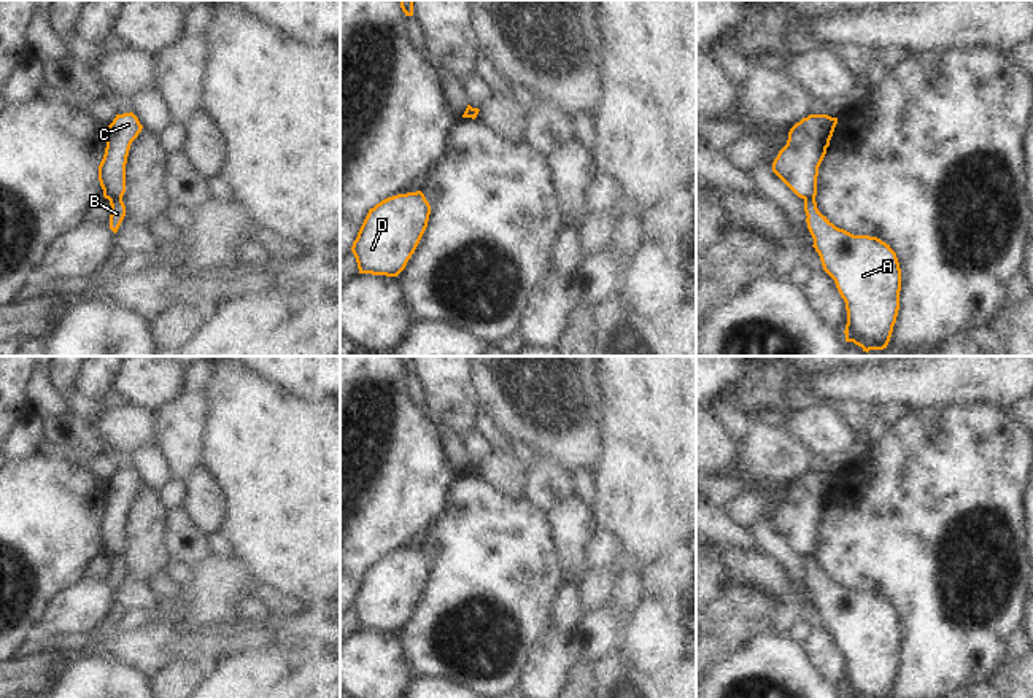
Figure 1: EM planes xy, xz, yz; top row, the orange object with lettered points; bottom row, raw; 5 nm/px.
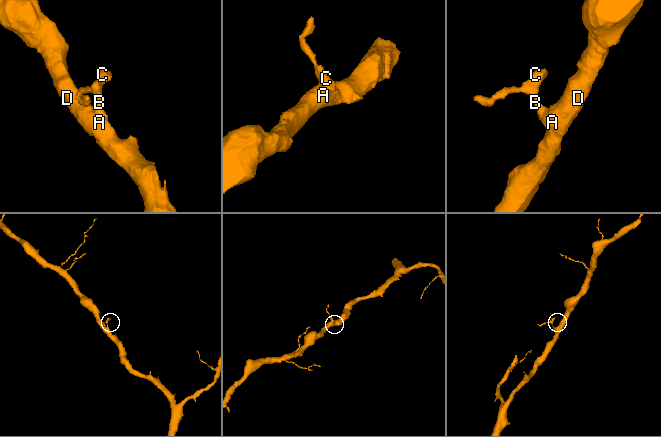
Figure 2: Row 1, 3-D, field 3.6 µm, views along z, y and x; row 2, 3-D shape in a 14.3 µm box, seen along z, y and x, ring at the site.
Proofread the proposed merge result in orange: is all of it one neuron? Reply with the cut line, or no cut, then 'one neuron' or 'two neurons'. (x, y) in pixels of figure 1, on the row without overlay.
cut xy (121, 555), (110, 557); two neurons

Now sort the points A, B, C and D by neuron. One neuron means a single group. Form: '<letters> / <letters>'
A B D / C

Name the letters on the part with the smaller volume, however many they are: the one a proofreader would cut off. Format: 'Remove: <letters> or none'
Remove: C

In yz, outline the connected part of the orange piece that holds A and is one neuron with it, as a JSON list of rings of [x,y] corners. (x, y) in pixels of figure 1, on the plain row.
[[[815,555],[804,556],[807,585],[823,626],[834,636],[845,658],[845,698],[890,698],[900,666],[901,625],[896,609],[877,593],[853,591],[823,572]]]

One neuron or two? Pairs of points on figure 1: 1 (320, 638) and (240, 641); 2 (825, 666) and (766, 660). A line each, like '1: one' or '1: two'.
1: one
2: two

